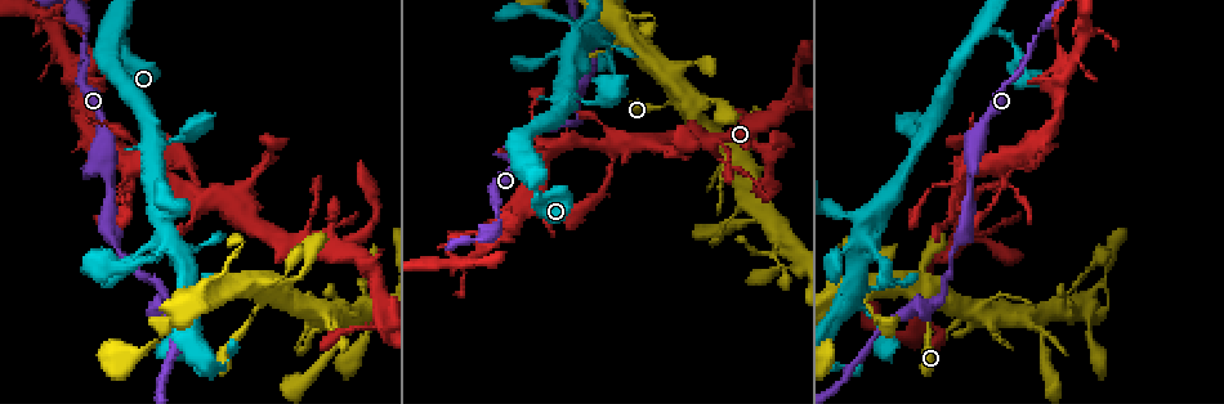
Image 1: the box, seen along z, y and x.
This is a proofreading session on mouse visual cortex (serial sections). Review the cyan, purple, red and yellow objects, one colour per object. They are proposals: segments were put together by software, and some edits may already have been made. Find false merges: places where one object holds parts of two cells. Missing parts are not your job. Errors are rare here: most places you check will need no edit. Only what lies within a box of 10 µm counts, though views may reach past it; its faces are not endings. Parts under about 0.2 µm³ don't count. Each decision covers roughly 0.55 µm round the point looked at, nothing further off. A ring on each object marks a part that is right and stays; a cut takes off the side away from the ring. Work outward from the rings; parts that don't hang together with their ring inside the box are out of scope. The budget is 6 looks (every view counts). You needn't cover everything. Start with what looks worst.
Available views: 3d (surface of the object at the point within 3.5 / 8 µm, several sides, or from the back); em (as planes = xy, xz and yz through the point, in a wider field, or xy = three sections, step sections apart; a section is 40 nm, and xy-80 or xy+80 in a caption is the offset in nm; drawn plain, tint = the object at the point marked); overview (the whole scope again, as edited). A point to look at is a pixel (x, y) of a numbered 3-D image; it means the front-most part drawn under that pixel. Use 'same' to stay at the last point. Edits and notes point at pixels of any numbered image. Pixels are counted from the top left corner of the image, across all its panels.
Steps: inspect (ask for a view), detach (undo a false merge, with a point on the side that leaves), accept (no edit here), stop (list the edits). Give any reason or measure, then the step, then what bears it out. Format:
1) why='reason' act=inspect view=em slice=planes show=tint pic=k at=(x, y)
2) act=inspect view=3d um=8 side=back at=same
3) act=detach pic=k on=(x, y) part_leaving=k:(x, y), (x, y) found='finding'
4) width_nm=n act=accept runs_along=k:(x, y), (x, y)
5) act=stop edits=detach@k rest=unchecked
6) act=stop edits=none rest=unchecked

why='arms part here' act=inspect view=3d um=3.5 side=back pic=1 at=(461, 266)

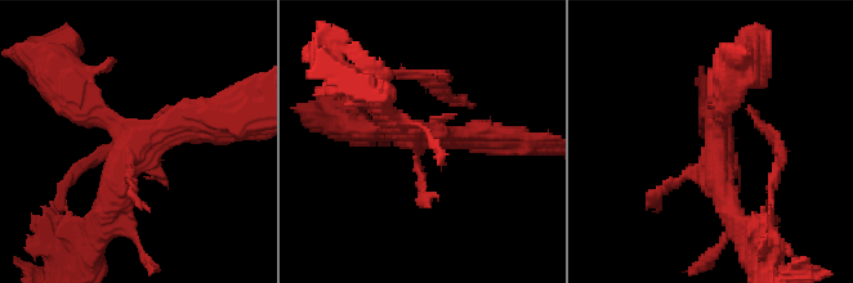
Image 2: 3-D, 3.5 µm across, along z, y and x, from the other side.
why='shape alone is not enough' act=inspect view=em slice=xy step=2 show=plain pic=2 at=(424, 138)

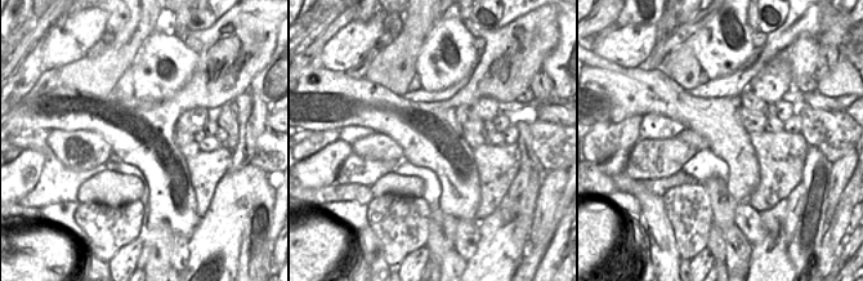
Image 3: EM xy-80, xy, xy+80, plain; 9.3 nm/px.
act=inspect view=em slice=xy step=2 show=tint at=same

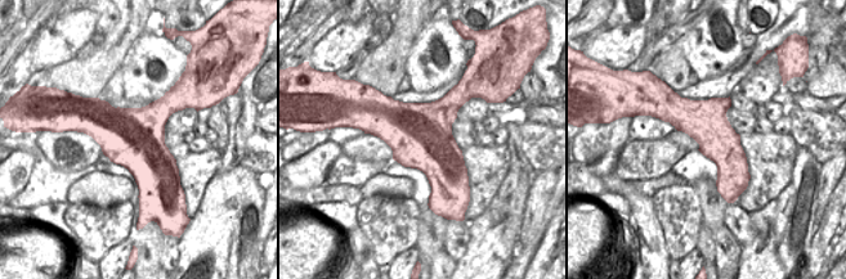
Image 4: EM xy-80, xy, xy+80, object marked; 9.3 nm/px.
act=accept found='continuous, no second cell'

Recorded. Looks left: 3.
why='small branch off a trunk' act=inspect view=3d um=3.5 side=back pic=1 at=(763, 222)

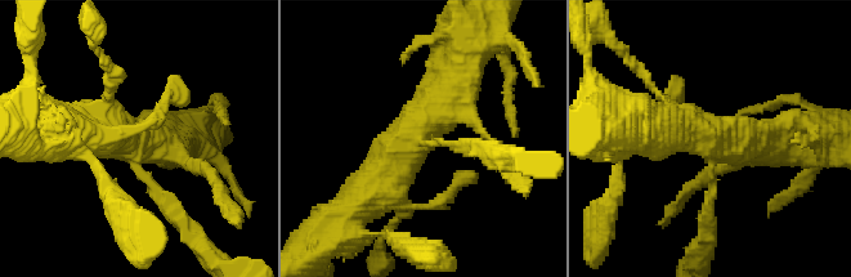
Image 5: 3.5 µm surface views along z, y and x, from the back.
act=inspect view=em slice=xy step=5 show=tint pic=5 at=(711, 160)

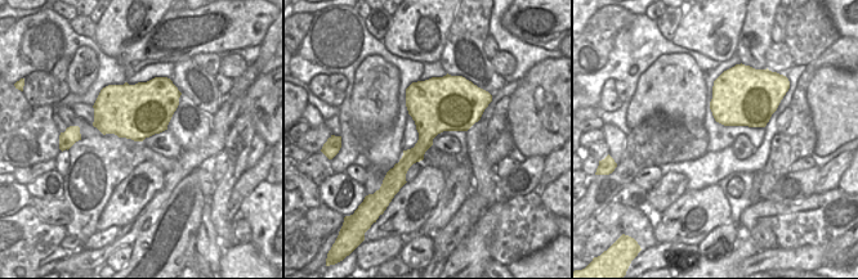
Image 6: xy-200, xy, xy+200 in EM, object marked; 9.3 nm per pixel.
width_nm=440 act=accept runs_along=5:(464, 72), (361, 201) found='continuous, no second cell'

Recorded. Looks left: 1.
act=stop edits=none rest=unchecked

